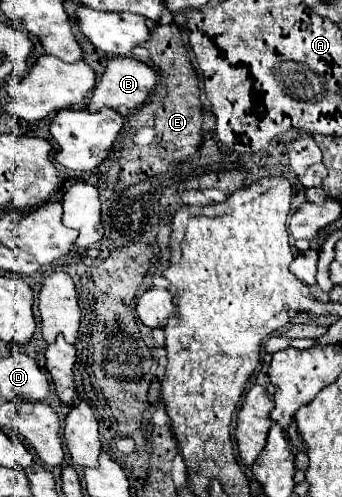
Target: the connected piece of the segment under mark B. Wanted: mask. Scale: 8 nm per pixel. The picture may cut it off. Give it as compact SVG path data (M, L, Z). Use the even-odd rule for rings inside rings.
M115 56L111 60L107 60L105 72L101 74L101 78L97 80L93 92L91 92L91 100L85 106L85 110L93 112L99 110L103 106L115 108L115 110L133 110L139 108L141 104L145 104L149 92L155 88L157 84L157 74L153 68L149 68L147 64L135 60L135 58L127 58L127 56Z

